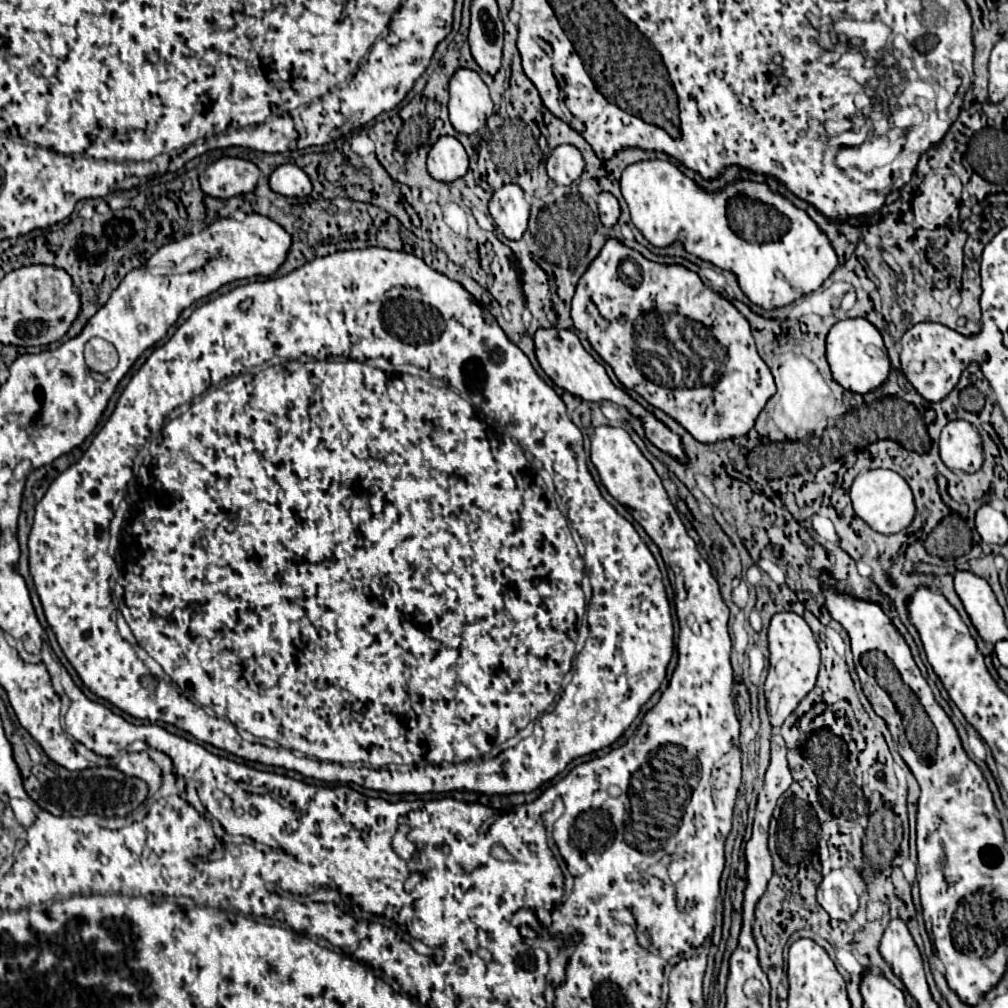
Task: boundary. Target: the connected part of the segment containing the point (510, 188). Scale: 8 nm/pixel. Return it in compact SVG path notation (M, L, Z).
M506 184L500 190L496 190L492 194L488 210L498 230L508 240L520 240L524 236L530 218L530 204L520 186Z

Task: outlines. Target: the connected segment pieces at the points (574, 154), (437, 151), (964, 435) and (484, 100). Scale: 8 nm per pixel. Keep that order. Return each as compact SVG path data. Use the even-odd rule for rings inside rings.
M570 144L554 148L546 162L550 180L554 180L560 186L570 186L574 180L578 180L582 176L584 168L586 168L586 164L584 164L580 150Z
M442 136L428 154L428 172L438 182L454 182L468 172L468 154L464 146L452 138Z
M960 418L948 422L940 436L940 458L954 472L978 472L982 468L984 454L976 428Z
M458 70L450 80L450 122L460 134L474 134L492 114L492 100L488 86L472 70Z

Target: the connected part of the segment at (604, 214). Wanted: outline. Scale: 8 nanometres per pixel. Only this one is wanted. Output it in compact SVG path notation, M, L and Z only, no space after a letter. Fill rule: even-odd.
M602 192L598 196L598 212L600 212L600 222L604 224L604 228L612 228L618 222L618 216L620 216L618 200L612 194Z

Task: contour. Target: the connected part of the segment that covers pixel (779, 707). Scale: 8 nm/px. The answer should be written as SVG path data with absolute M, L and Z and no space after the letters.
M782 612L776 614L770 622L768 648L770 648L770 670L764 684L764 692L768 700L770 724L782 726L784 720L816 686L816 676L820 672L820 646L802 616L794 612Z

